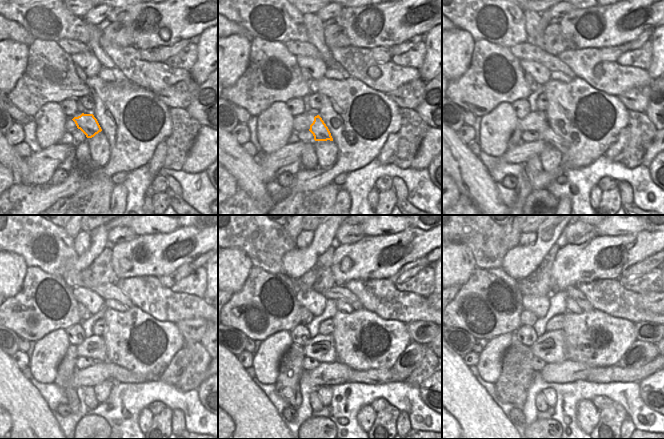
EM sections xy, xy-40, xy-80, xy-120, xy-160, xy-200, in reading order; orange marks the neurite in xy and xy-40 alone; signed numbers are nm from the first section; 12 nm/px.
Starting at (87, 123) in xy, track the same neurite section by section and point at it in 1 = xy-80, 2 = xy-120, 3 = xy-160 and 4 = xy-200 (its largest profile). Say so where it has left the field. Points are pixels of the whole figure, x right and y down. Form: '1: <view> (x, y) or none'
1: xy-80 (548, 135)
2: xy-120 (122, 375)
3: xy-160 (373, 376)
4: xy-200 (615, 374)

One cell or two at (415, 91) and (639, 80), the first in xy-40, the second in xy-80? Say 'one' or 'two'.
two

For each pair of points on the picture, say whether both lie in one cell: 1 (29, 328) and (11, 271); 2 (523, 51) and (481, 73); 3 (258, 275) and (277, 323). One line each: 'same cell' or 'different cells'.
1: different cells
2: different cells
3: same cell

